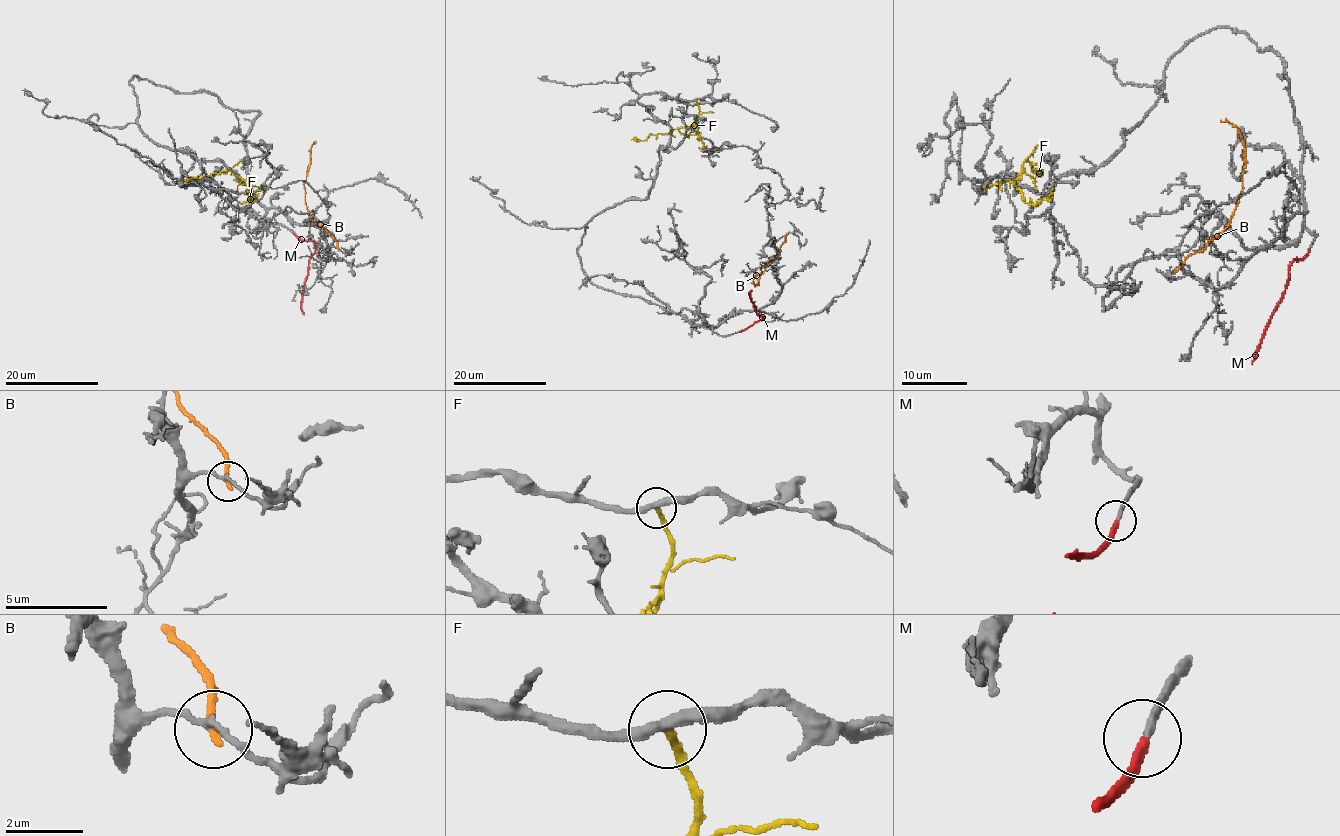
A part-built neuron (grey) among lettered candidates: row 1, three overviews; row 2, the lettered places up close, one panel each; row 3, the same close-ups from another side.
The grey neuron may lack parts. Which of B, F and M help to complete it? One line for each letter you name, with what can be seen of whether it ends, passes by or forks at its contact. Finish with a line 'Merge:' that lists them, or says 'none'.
M: It ends there
Merge: M

